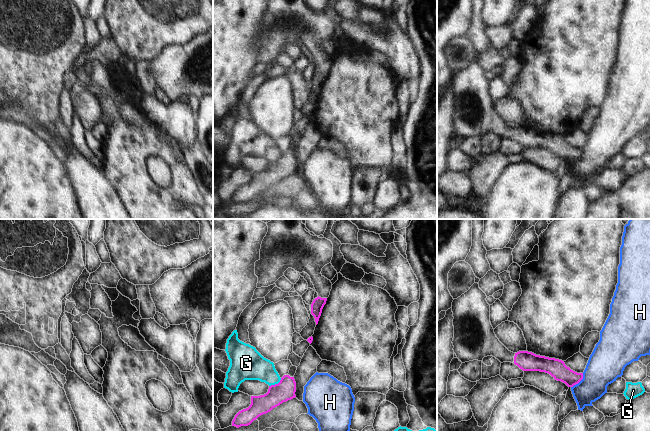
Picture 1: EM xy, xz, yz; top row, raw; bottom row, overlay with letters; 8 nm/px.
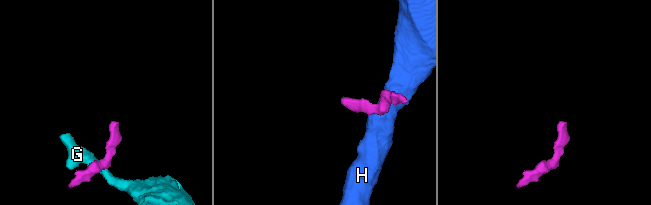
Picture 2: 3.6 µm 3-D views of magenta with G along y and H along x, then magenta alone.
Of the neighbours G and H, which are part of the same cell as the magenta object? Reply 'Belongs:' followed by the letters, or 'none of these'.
Belongs: none of these.

